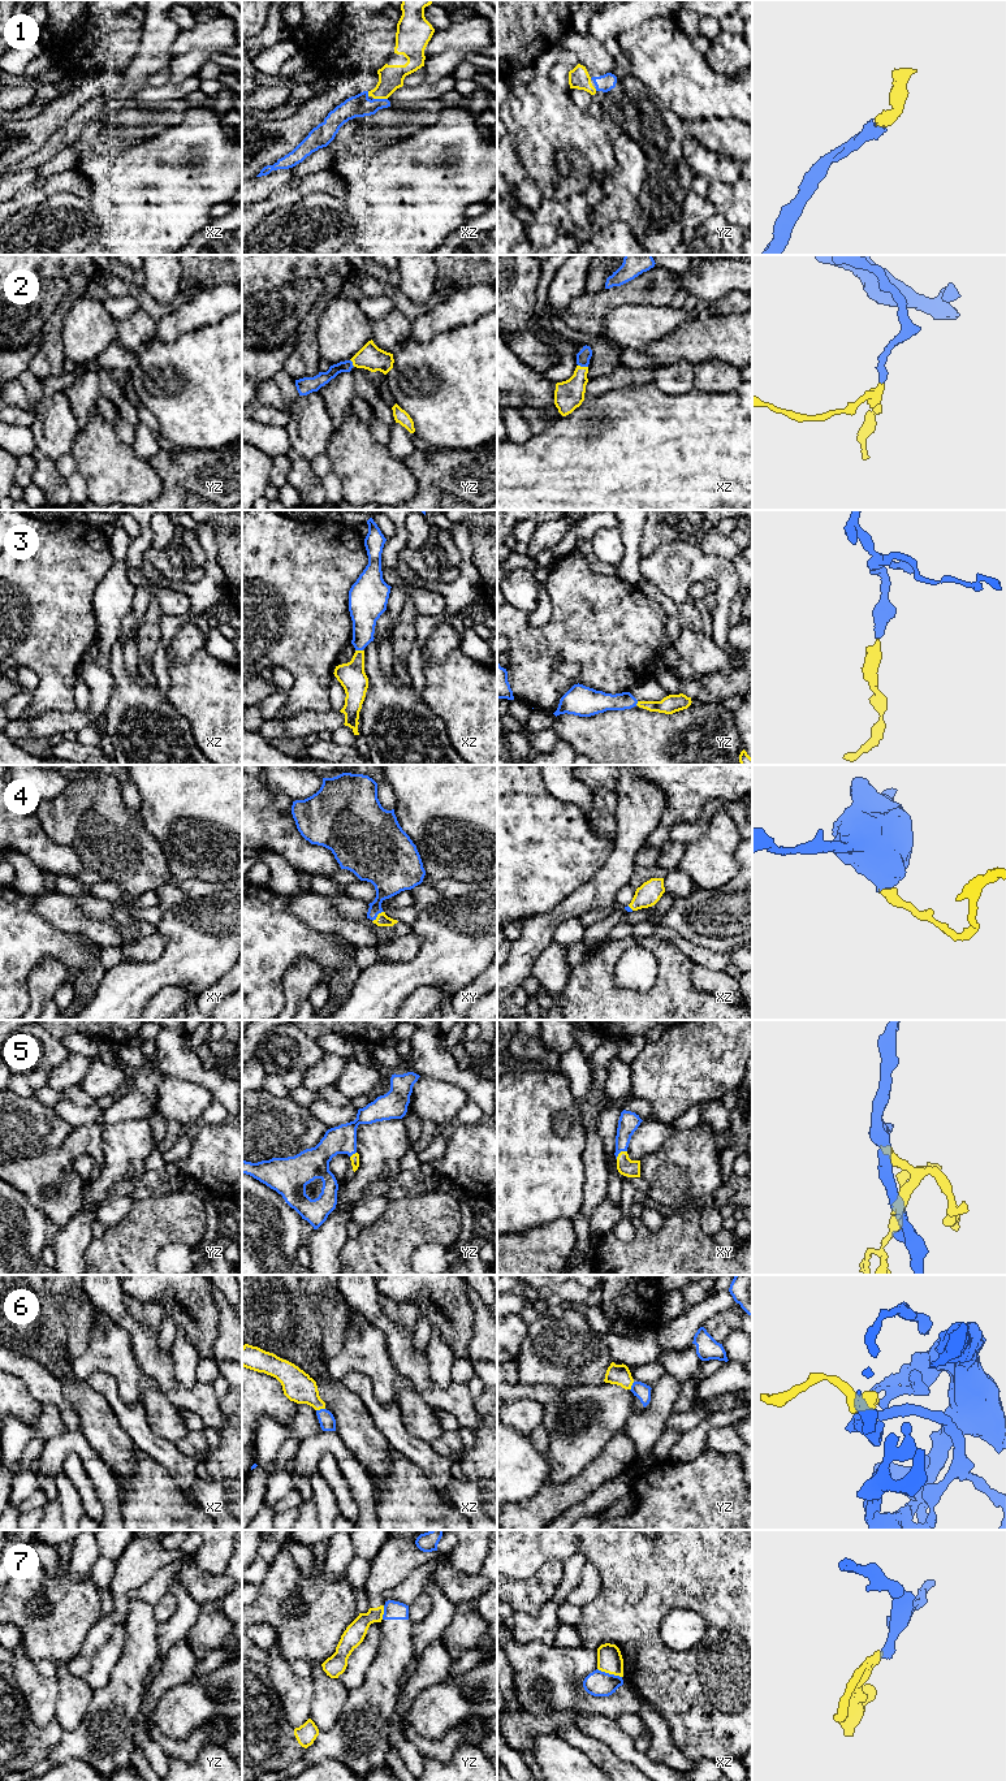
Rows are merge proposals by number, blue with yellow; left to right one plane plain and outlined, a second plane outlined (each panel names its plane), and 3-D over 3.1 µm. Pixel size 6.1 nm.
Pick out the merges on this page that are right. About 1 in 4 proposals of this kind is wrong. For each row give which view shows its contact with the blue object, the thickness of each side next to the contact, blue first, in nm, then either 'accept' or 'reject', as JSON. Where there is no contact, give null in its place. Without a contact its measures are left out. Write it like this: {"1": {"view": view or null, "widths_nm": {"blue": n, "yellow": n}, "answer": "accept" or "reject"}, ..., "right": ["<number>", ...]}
{"1": {"view": "xz", "widths_nm": {"blue": 140, "yellow": 160}, "answer": "accept"}, "2": {"view": "xz", "widths_nm": {"blue": 90, "yellow": 180}, "answer": "accept"}, "3": {"view": "xz", "widths_nm": {"blue": 190, "yellow": 170}, "answer": "accept"}, "4": {"view": "xy", "widths_nm": {"blue": 220, "yellow": 80}, "answer": "accept"}, "5": {"view": "xy", "widths_nm": {"blue": 130, "yellow": 110}, "answer": "accept"}, "6": {"view": "xz", "widths_nm": {"blue": 100, "yellow": 190}, "answer": "accept"}, "7": {"view": "xz", "widths_nm": {"blue": 160, "yellow": 160}, "answer": "reject"}, "right": ["1", "2", "3", "4", "5", "6"]}

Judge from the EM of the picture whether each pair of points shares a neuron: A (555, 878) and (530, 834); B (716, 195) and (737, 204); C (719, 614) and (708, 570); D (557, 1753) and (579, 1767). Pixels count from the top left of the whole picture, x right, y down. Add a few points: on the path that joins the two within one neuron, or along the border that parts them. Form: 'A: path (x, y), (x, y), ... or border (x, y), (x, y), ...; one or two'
A: path (543, 865), (543, 841); one
B: path (721, 195), (732, 200); one
C: path (722, 602), (722, 583), (720, 580); one
D: path (562, 1758), (574, 1767); one

